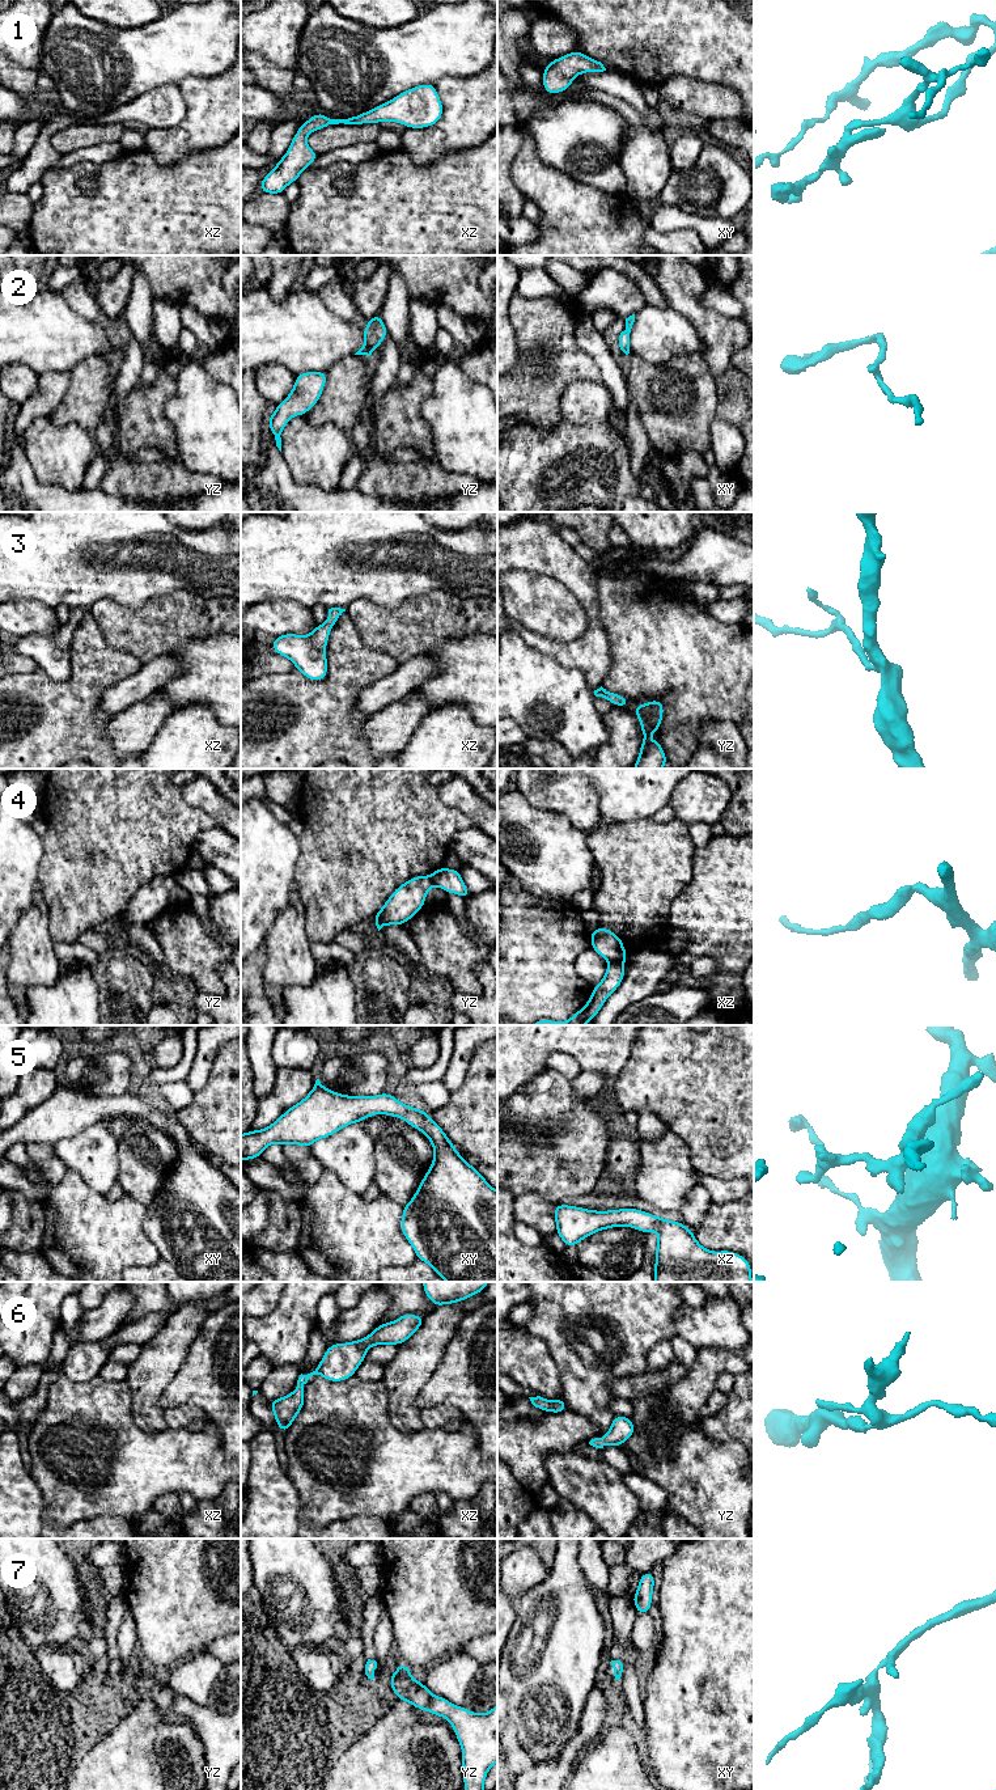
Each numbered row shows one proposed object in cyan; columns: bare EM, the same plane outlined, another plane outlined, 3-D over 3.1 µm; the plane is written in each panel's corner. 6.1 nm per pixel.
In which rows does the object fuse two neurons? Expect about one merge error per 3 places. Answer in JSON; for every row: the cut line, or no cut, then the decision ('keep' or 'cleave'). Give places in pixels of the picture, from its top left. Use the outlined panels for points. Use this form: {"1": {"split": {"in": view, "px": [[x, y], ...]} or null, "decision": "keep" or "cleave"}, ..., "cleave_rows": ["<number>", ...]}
{"1": {"split": null, "decision": "keep"}, "2": {"split": null, "decision": "keep"}, "3": {"split": null, "decision": "keep"}, "4": {"split": {"in": "xz", "px": [[610, 960], [622, 963]]}, "decision": "cleave"}, "5": {"split": null, "decision": "keep"}, "6": {"split": null, "decision": "keep"}, "7": {"split": null, "decision": "keep"}, "cleave_rows": ["4"]}

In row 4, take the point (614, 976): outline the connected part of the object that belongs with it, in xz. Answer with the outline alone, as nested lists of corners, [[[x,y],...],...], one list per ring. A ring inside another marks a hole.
[[[610,961],[603,979],[594,985],[592,996],[586,1004],[573,1014],[567,1023],[539,1020],[530,1025],[585,1025],[586,1021],[593,1021],[606,999],[619,987],[624,976],[623,962]]]

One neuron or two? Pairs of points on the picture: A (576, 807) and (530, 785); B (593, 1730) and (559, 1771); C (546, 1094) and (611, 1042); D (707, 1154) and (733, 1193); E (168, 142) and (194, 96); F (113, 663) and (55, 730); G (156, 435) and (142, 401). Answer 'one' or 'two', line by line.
A: one
B: one
C: two
D: two
E: one
F: one
G: one

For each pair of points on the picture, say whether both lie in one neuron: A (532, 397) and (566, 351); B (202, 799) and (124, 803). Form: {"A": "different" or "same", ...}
{"A": "same", "B": "different"}

